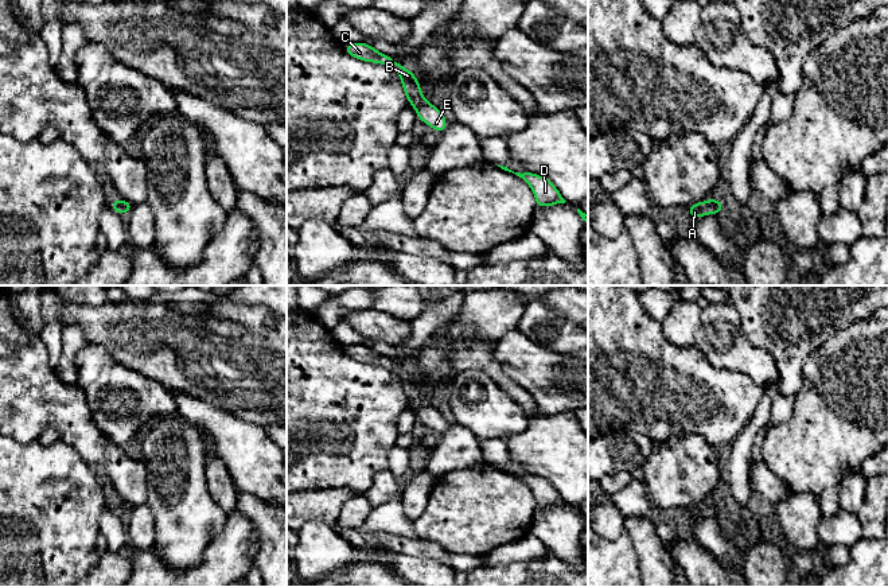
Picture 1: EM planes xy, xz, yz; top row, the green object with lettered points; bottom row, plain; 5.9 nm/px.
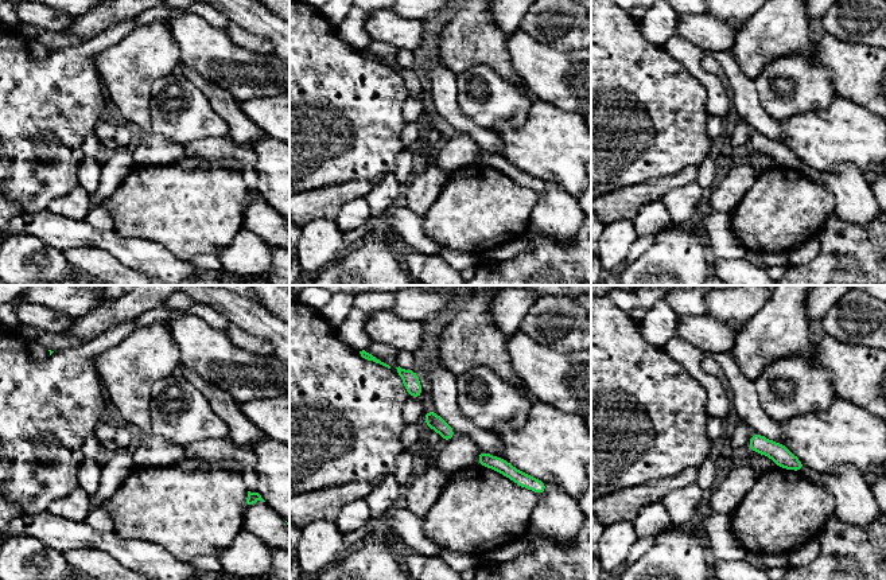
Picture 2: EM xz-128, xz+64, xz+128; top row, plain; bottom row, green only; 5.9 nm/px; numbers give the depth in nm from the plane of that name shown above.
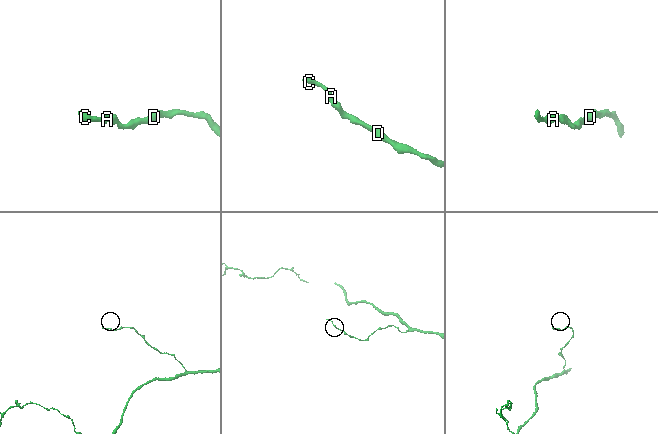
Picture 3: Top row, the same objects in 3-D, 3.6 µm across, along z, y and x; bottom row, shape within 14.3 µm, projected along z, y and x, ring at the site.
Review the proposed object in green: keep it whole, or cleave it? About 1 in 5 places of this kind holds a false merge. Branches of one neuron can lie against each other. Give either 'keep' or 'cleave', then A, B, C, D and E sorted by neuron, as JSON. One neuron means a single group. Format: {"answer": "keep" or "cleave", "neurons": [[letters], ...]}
{"answer": "keep", "neurons": [["A", "B", "C", "D", "E"]]}

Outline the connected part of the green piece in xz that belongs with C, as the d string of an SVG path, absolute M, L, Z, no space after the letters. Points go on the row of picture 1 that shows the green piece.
M367 43L344 44L343 47L348 55L357 59L390 66L401 77L404 92L409 104L416 108L418 118L439 133L445 131L445 116L435 105L422 98L422 92L414 73L406 70L402 63L394 62L392 57L378 53Z

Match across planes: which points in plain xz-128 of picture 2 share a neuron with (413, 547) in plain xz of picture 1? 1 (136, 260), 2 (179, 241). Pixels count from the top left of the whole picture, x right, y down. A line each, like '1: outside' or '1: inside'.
1: inside
2: outside

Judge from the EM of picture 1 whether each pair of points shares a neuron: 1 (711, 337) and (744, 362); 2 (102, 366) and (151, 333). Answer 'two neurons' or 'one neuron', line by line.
1: one neuron
2: two neurons

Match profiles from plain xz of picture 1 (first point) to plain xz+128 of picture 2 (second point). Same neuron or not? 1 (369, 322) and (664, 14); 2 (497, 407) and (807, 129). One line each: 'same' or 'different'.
1: different
2: different

